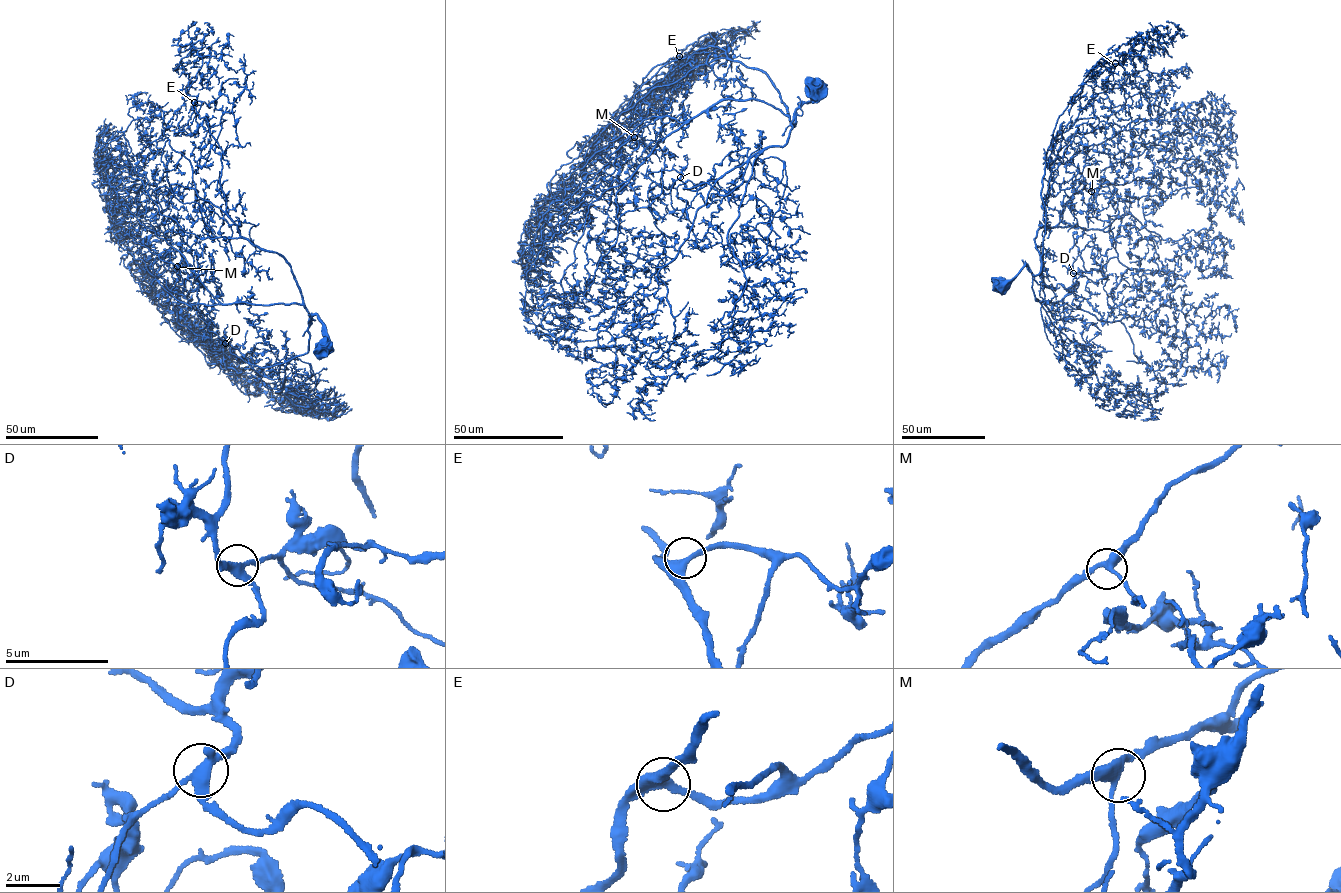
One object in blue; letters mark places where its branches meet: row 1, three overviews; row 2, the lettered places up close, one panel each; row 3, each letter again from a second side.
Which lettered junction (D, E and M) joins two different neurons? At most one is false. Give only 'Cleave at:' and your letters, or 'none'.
Cleave at: none

